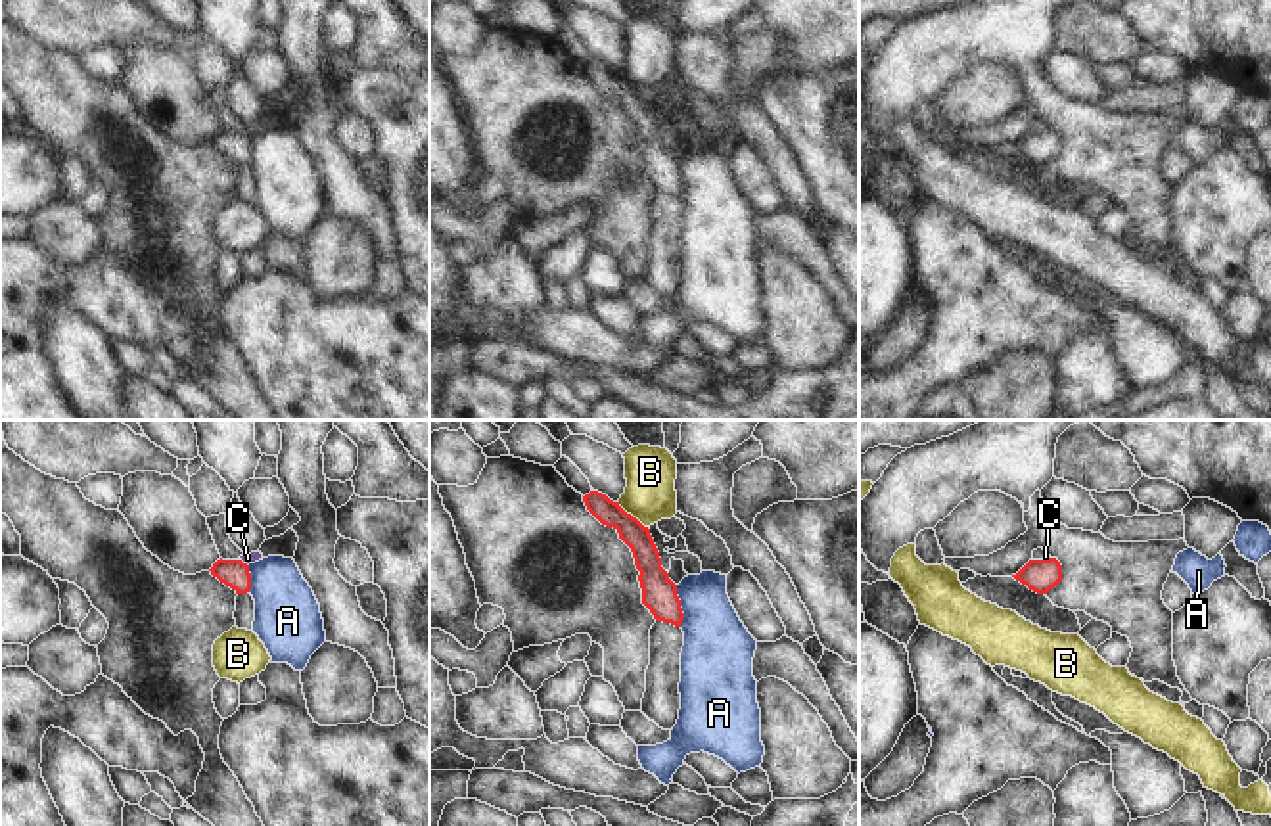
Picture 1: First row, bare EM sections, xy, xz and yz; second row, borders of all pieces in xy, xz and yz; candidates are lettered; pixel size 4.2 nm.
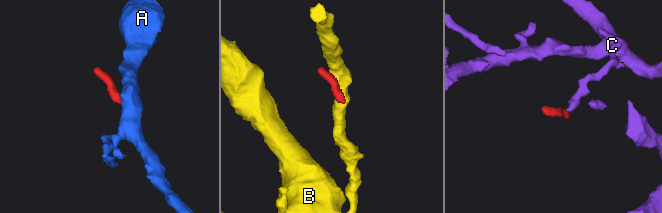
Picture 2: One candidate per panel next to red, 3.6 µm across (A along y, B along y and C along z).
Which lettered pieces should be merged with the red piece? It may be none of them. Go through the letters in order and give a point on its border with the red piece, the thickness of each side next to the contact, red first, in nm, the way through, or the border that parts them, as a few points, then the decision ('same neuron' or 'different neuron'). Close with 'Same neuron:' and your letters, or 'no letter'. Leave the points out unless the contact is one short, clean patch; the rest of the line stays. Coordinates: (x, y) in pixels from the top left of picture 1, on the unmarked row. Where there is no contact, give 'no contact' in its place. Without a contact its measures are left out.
A: meets red in xz at (679, 177); 140 nm thick on the red side, 300 nm on the other; border along xz (675, 156), (683, 184), (681, 196); different neuron
B: meets red in xz at (631, 87); 110 nm thick on the red side, 220 nm on the other; border along xz (618, 73), (647, 98); different neuron
C: meets red in xy at (242, 133); 120 nm thick on the red side, 50 nm on the other; runs through xy (234, 144), (242, 133), (248, 129); same neuron
Same neuron: C

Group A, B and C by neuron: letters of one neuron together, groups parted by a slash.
A / B / C

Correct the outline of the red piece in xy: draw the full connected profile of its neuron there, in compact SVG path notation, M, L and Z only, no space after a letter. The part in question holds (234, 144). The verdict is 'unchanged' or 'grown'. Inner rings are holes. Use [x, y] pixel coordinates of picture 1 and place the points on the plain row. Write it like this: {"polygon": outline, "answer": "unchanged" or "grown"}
{"polygon": "M251 123L238 130L217 130L209 140L213 148L230 157L236 165L247 165L251 161L249 136L263 130L263 125Z", "answer": "grown"}

